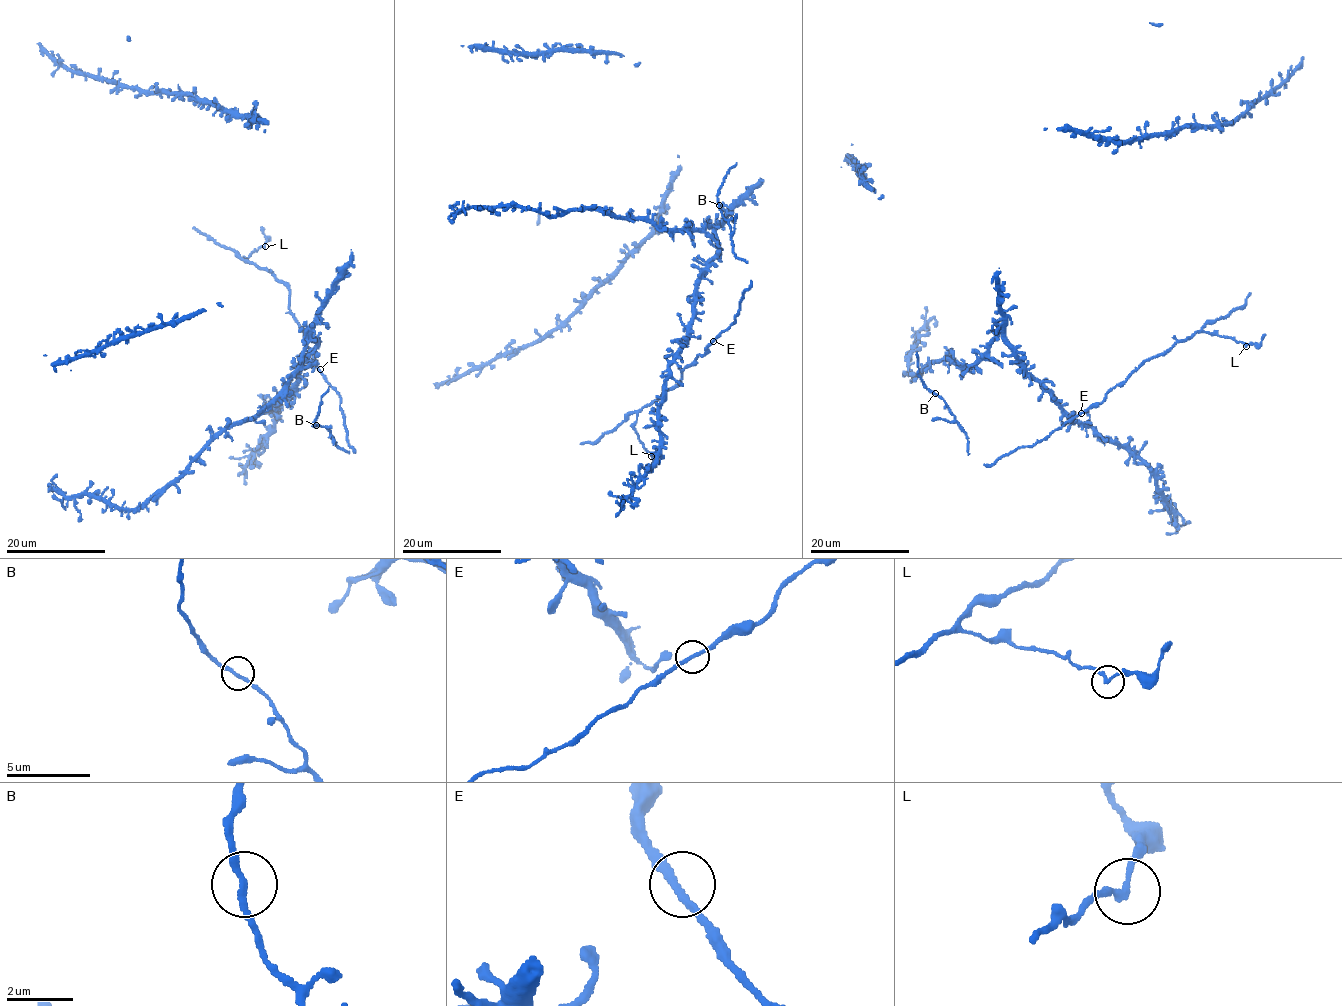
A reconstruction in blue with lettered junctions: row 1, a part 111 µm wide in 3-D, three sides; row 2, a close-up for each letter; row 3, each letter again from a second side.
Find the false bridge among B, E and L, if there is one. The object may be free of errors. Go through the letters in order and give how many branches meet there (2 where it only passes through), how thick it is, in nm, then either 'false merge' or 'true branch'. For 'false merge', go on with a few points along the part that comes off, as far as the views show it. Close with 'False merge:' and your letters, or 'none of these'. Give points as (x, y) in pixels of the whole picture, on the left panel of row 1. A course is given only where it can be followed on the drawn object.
B: branches 2; calibre 200 nm; true branch
E: branches 2; calibre 220 nm; true branch
L: branches 2; calibre 200 nm; true branch
False merge: none of these

